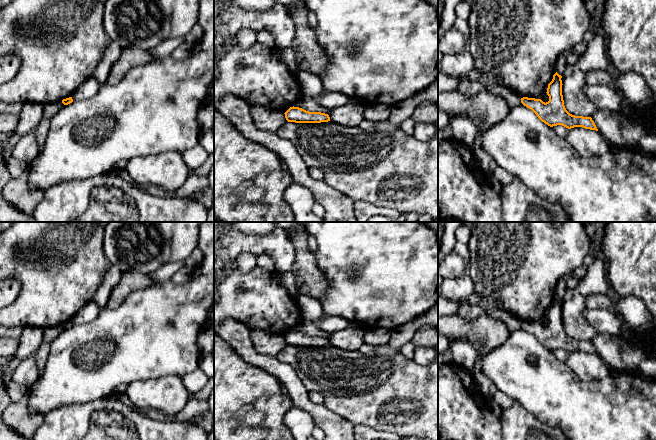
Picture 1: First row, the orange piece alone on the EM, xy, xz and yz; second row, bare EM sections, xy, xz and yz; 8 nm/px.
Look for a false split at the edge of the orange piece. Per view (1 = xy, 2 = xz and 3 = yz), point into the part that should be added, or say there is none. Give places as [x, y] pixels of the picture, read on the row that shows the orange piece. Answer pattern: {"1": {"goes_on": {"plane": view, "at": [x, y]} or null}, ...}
{"1": {"goes_on": null}, "2": {"goes_on": null}, "3": {"goes_on": null}}

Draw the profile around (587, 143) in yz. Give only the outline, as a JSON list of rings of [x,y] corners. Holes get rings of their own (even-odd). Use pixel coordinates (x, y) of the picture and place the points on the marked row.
[[[583,127],[569,129],[566,140],[584,158],[599,157],[612,149],[599,131]]]

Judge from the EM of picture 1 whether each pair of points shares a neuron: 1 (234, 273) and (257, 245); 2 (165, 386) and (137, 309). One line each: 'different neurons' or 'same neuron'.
1: different neurons
2: different neurons

